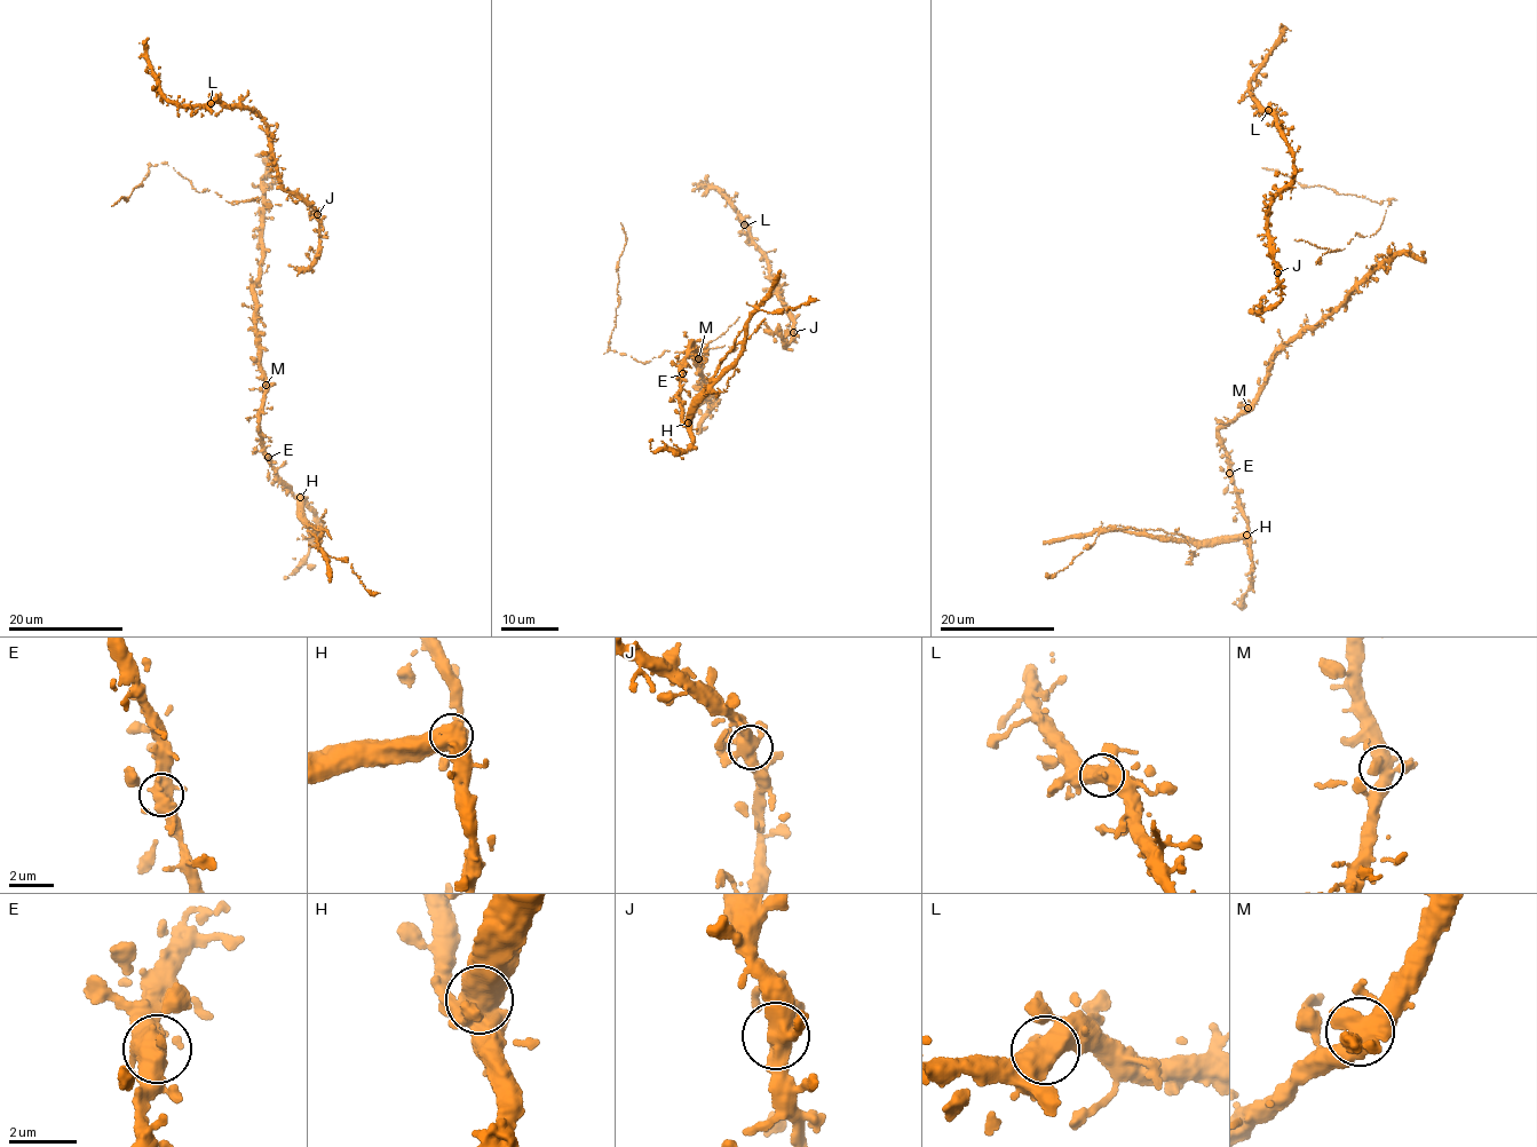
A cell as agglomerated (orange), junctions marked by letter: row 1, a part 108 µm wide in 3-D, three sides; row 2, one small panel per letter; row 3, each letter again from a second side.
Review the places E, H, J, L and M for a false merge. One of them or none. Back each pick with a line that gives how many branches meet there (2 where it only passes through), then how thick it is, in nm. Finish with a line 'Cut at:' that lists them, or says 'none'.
H: 5 branches meet; 650 nm thick
Cut at: H

